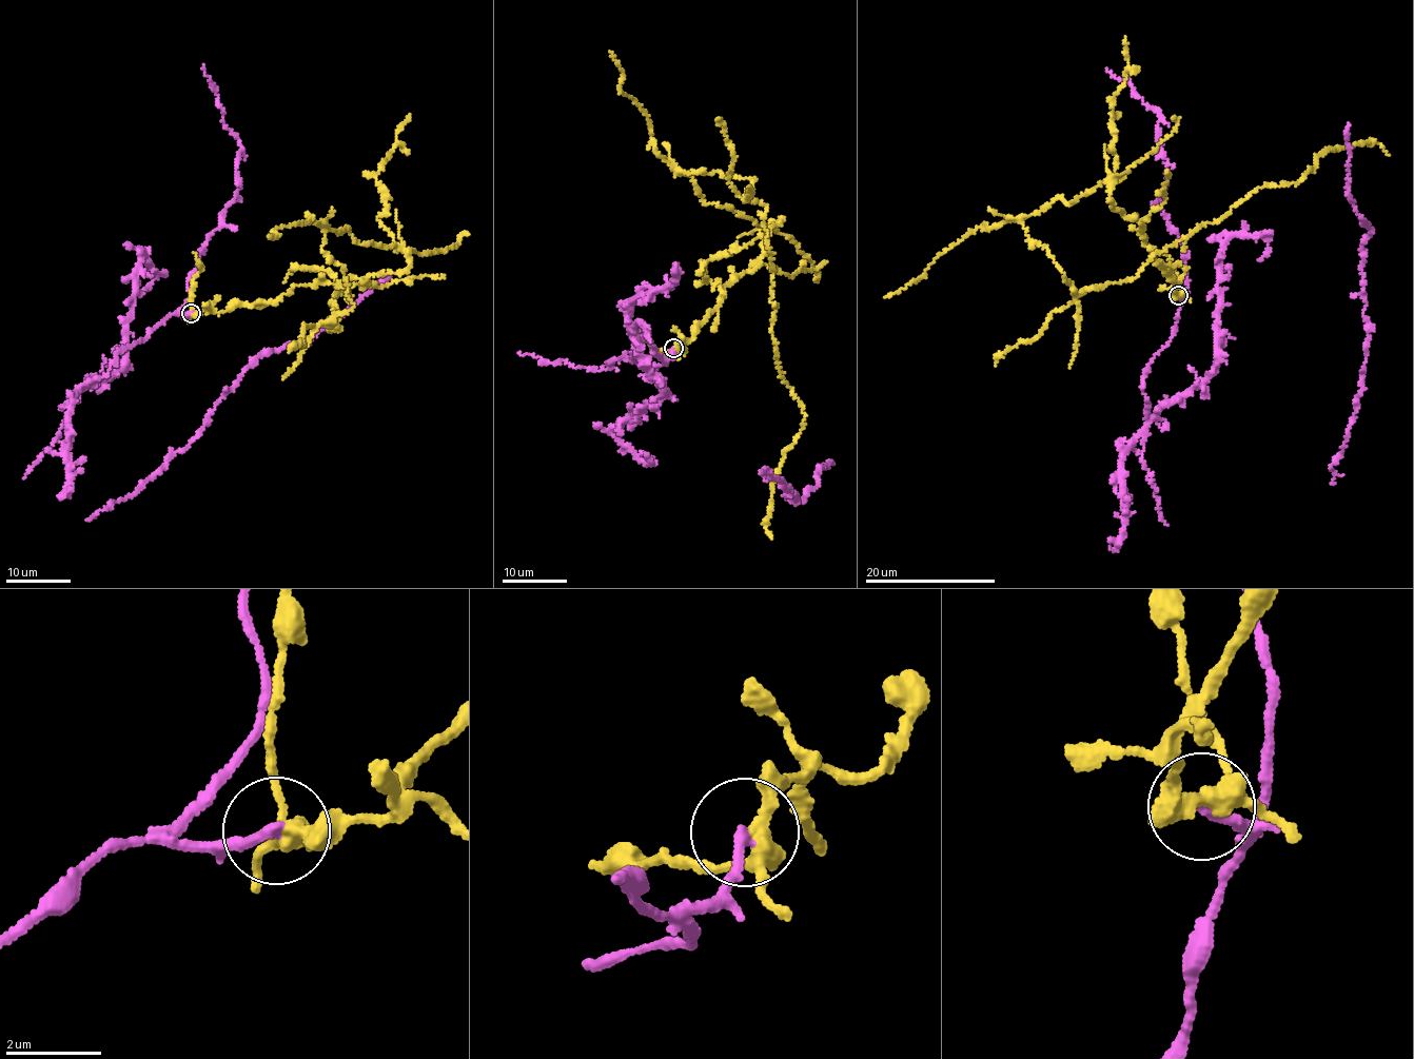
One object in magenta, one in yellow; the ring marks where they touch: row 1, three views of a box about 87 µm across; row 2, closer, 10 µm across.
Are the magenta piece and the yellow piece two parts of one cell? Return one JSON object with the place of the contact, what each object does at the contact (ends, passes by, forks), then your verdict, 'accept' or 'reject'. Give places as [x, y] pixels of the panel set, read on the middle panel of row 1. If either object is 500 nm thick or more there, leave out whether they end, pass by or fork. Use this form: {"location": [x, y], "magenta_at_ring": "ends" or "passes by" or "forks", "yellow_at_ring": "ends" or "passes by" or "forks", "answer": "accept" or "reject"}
{"location": [673, 348], "magenta_at_ring": "ends", "yellow_at_ring": "forks", "answer": "reject"}

